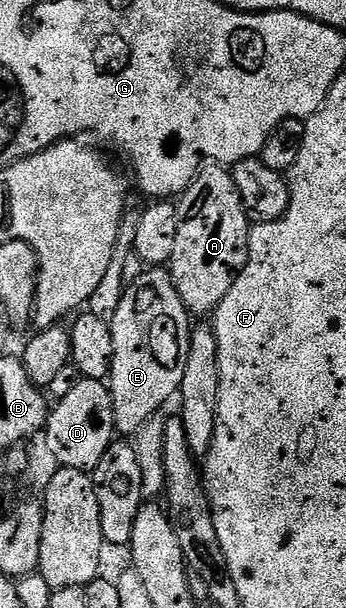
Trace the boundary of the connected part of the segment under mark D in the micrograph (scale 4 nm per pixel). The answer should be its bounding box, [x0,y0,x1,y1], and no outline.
[44,377,116,471]

